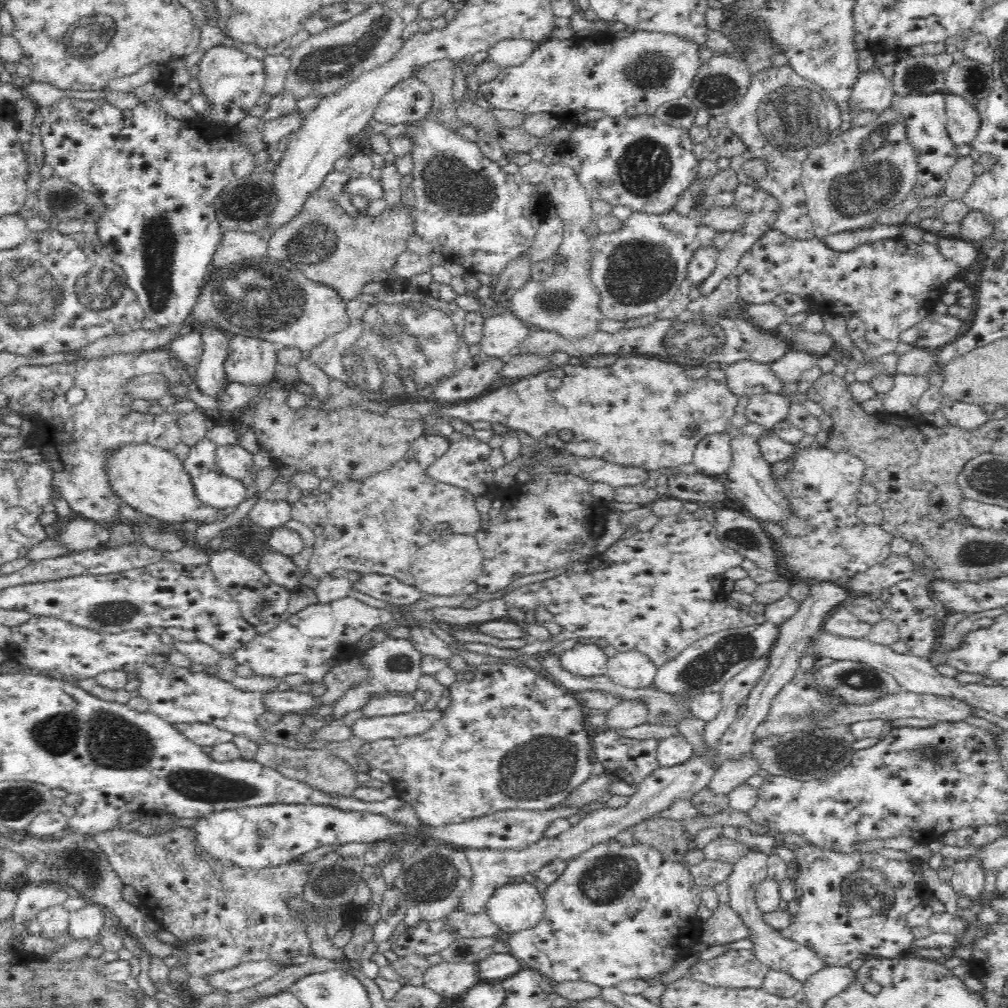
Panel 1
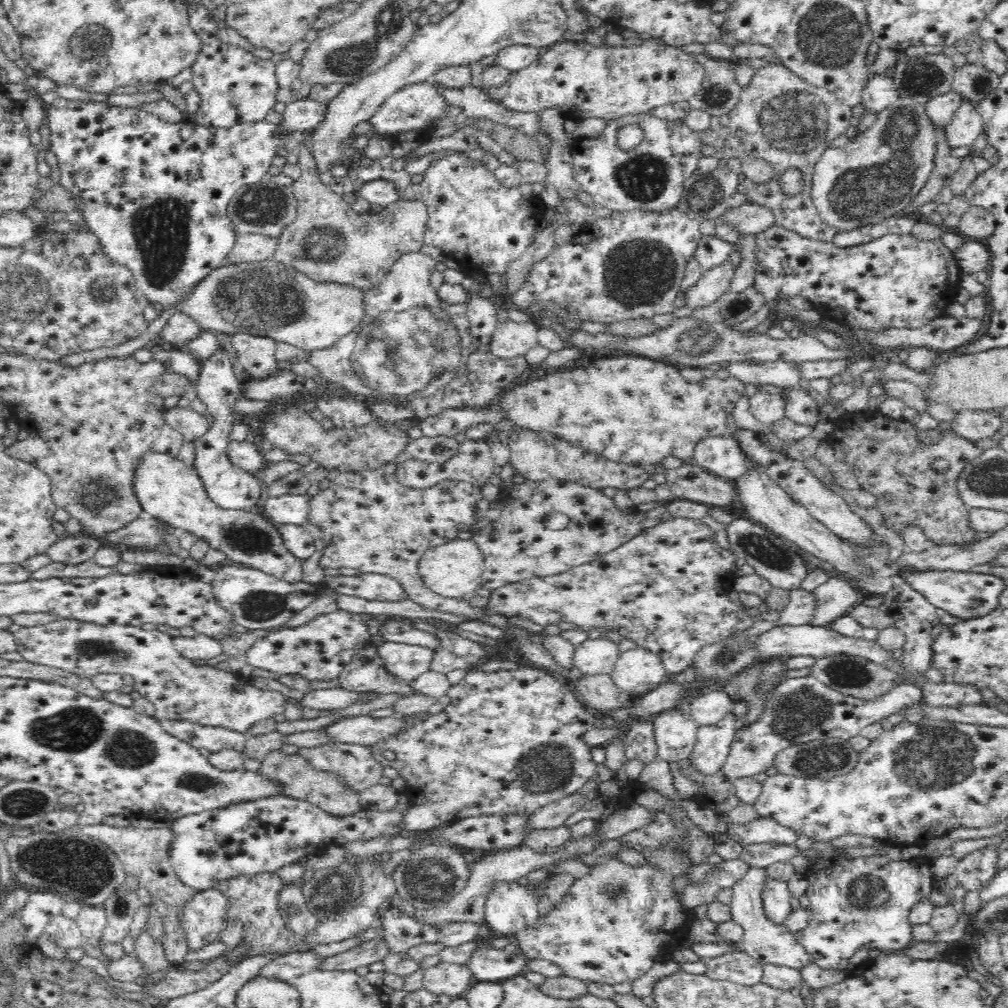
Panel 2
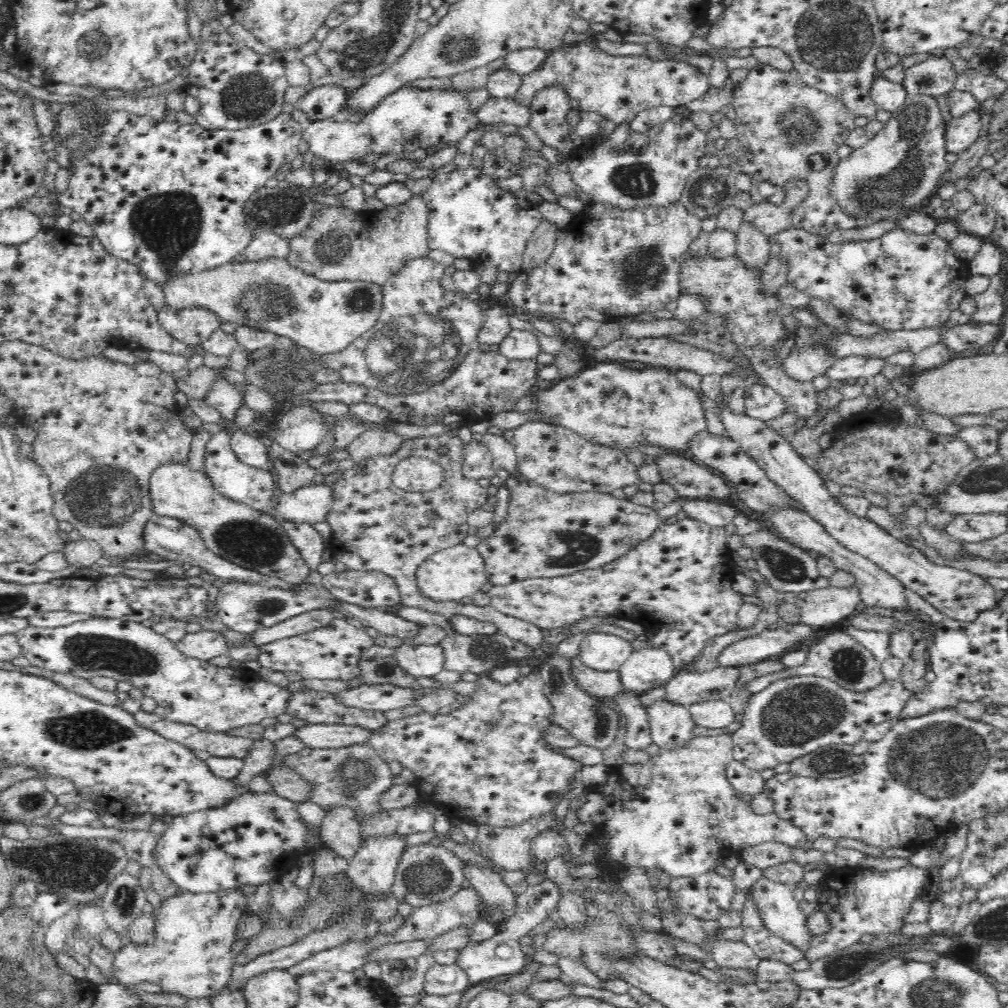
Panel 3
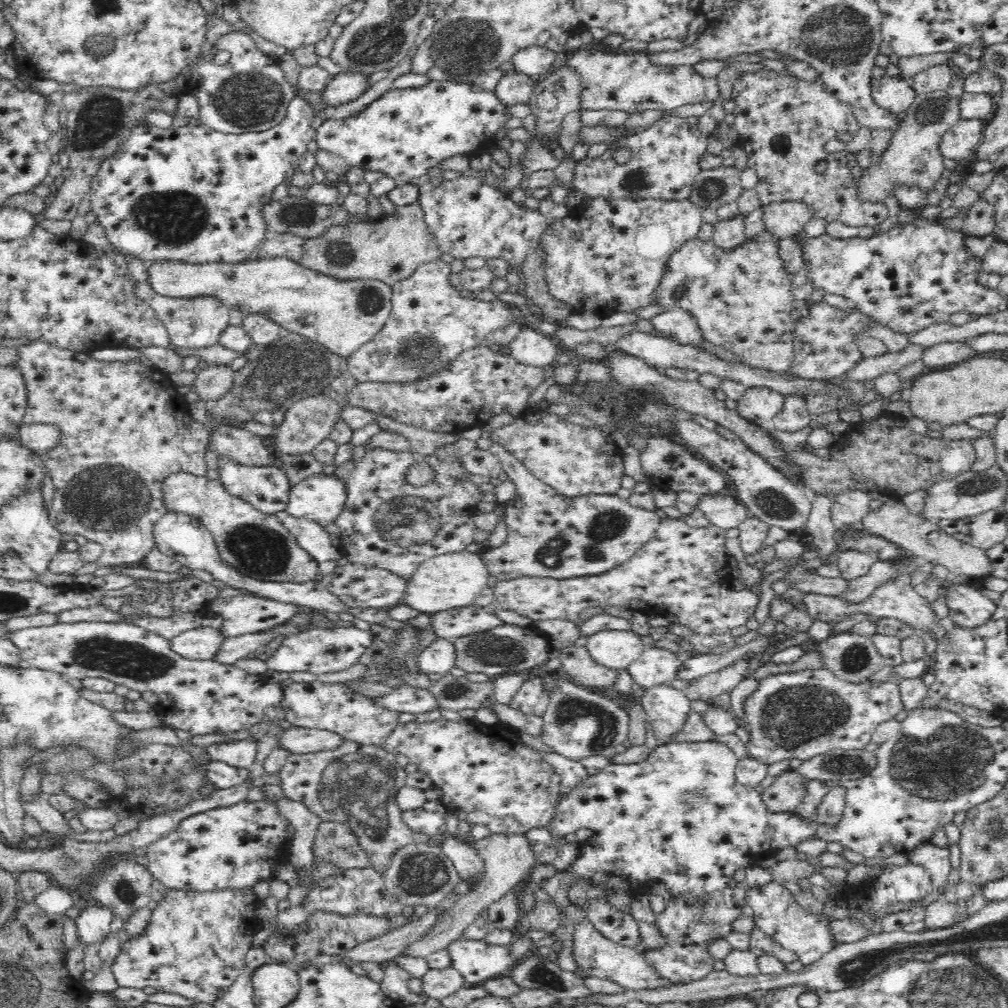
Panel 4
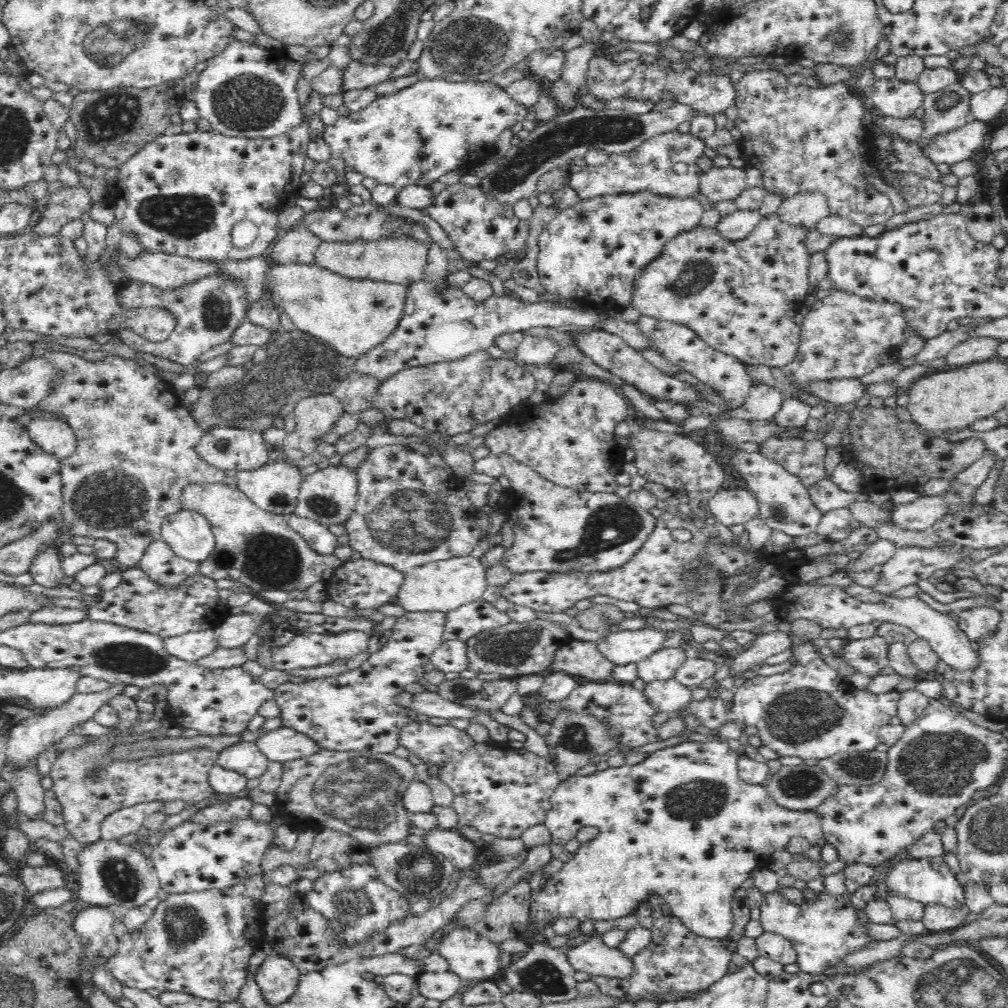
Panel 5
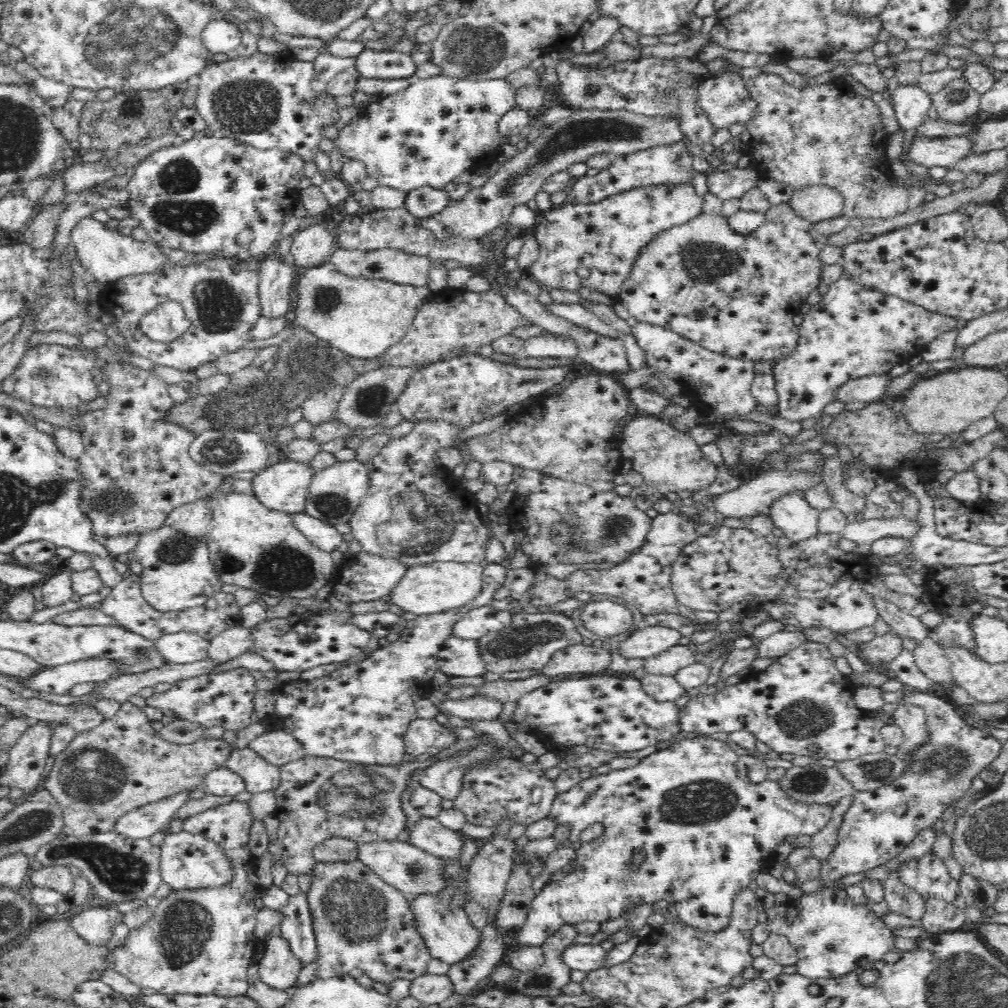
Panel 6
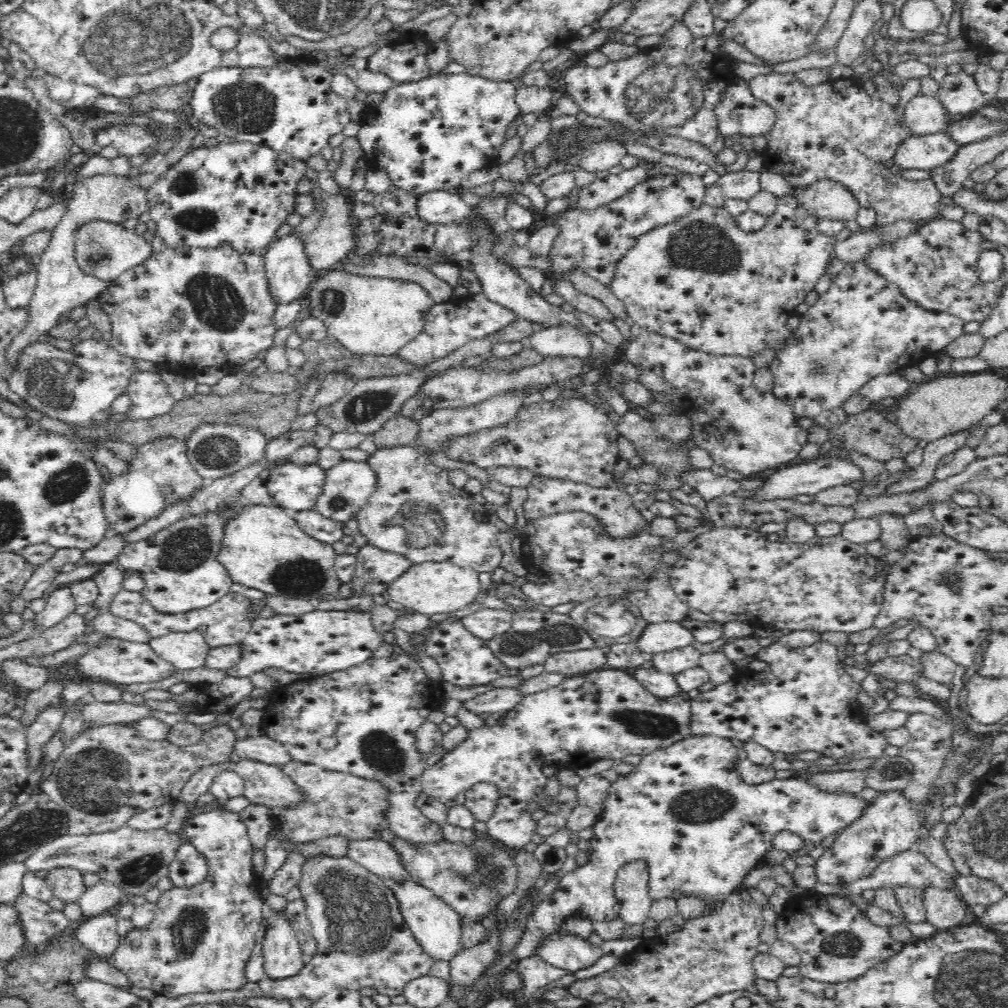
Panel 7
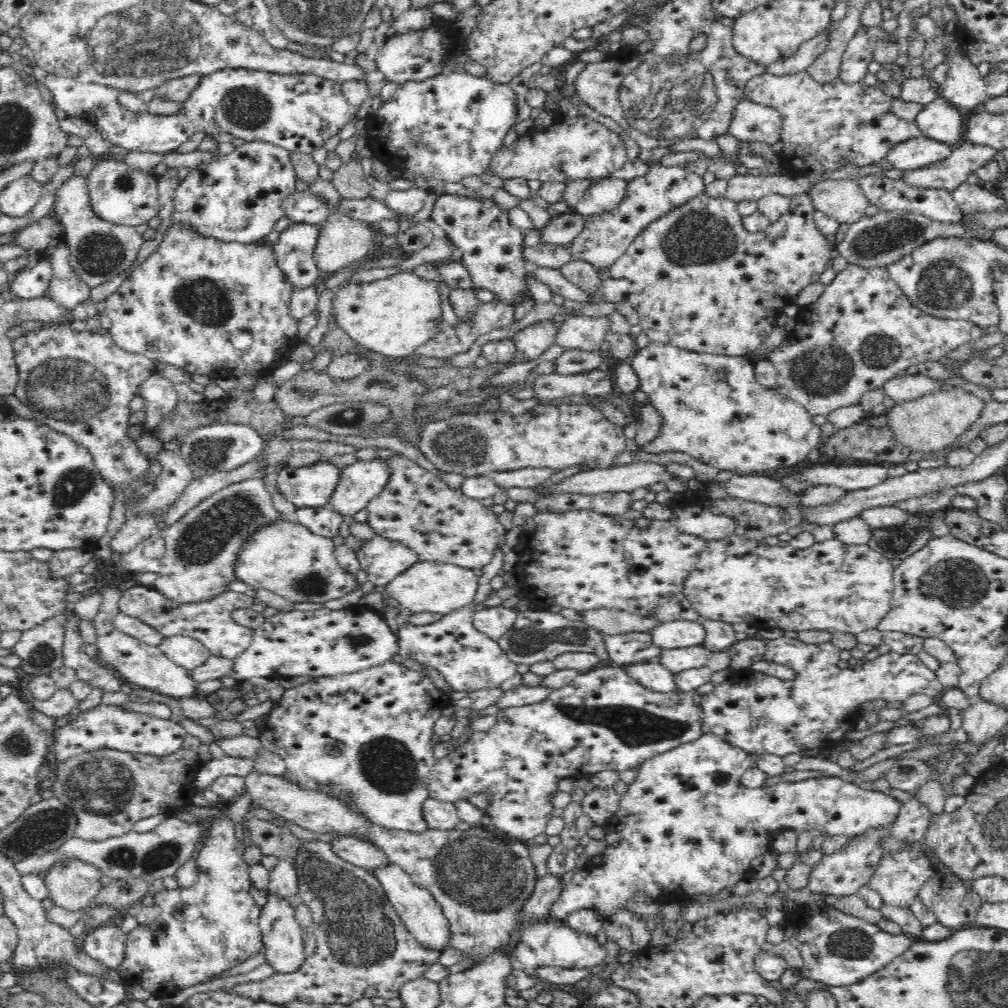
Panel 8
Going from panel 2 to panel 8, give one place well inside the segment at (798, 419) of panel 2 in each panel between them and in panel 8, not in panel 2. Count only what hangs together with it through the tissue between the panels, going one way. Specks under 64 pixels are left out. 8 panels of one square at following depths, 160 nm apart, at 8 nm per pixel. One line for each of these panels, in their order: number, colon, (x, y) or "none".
3: (756, 326)
4: (741, 298)
5: (741, 297)
6: (734, 294)
7: (747, 285)
8: (698, 279)

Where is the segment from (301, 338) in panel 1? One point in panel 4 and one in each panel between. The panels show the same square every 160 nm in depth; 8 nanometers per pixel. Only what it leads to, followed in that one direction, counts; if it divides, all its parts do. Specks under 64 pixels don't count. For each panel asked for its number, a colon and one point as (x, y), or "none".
2: (267, 298)
3: (324, 317)
4: (340, 315)

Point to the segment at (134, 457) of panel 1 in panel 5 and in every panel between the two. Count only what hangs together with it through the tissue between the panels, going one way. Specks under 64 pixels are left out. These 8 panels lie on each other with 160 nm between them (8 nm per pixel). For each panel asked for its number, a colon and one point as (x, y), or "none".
2: (166, 488)
3: (252, 539)
4: (259, 545)
5: (258, 548)

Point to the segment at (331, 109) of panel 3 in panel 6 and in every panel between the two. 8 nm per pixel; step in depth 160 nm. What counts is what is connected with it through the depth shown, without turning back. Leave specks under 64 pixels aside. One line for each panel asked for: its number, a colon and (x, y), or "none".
4: (345, 86)
5: (357, 76)
6: (391, 65)

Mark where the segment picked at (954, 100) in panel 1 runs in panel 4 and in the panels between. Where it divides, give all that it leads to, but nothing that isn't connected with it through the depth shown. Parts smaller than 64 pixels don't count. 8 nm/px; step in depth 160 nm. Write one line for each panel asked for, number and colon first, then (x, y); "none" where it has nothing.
2: (966, 125)
3: (961, 132)
4: (959, 142)

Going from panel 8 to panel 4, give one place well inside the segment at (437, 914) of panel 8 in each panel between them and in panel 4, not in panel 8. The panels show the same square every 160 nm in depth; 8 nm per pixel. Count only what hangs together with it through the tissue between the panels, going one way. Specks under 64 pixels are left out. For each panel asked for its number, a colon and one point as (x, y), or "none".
4: (477, 960)
5: (473, 958)
6: (450, 936)
7: (437, 926)

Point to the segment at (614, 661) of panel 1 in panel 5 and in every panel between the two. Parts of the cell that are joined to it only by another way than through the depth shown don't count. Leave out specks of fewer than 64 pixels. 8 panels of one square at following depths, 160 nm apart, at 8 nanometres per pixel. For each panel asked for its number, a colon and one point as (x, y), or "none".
2: (638, 670)
3: (647, 668)
4: (655, 666)
5: (662, 665)

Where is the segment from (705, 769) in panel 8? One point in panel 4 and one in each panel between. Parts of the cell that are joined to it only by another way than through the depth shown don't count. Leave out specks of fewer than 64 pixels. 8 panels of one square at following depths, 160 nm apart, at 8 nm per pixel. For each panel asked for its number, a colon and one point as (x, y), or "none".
4: (680, 816)
5: (682, 824)
6: (705, 833)
7: (684, 810)

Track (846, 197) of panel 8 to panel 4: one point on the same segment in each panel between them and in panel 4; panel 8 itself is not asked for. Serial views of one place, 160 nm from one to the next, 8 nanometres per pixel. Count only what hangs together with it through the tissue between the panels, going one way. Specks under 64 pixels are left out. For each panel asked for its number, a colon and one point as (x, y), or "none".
4: (784, 219)
5: (804, 210)
6: (814, 203)
7: (825, 199)

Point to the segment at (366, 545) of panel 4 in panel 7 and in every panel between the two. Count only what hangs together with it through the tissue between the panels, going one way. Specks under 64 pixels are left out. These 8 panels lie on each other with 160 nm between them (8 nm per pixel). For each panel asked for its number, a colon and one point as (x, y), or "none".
5: (407, 513)
6: (407, 484)
7: (415, 511)

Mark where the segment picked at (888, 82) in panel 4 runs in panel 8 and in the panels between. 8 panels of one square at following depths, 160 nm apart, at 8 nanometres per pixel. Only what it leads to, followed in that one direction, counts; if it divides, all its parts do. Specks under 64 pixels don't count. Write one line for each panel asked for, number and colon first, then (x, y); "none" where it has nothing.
5: (900, 99)
6: (911, 104)
7: (924, 114)
8: (942, 121)

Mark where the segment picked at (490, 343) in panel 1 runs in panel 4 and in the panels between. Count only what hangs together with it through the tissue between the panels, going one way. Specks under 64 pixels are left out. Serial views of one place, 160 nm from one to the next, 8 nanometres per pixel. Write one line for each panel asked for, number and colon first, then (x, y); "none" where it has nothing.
2: (511, 339)
3: (519, 344)
4: (531, 348)

